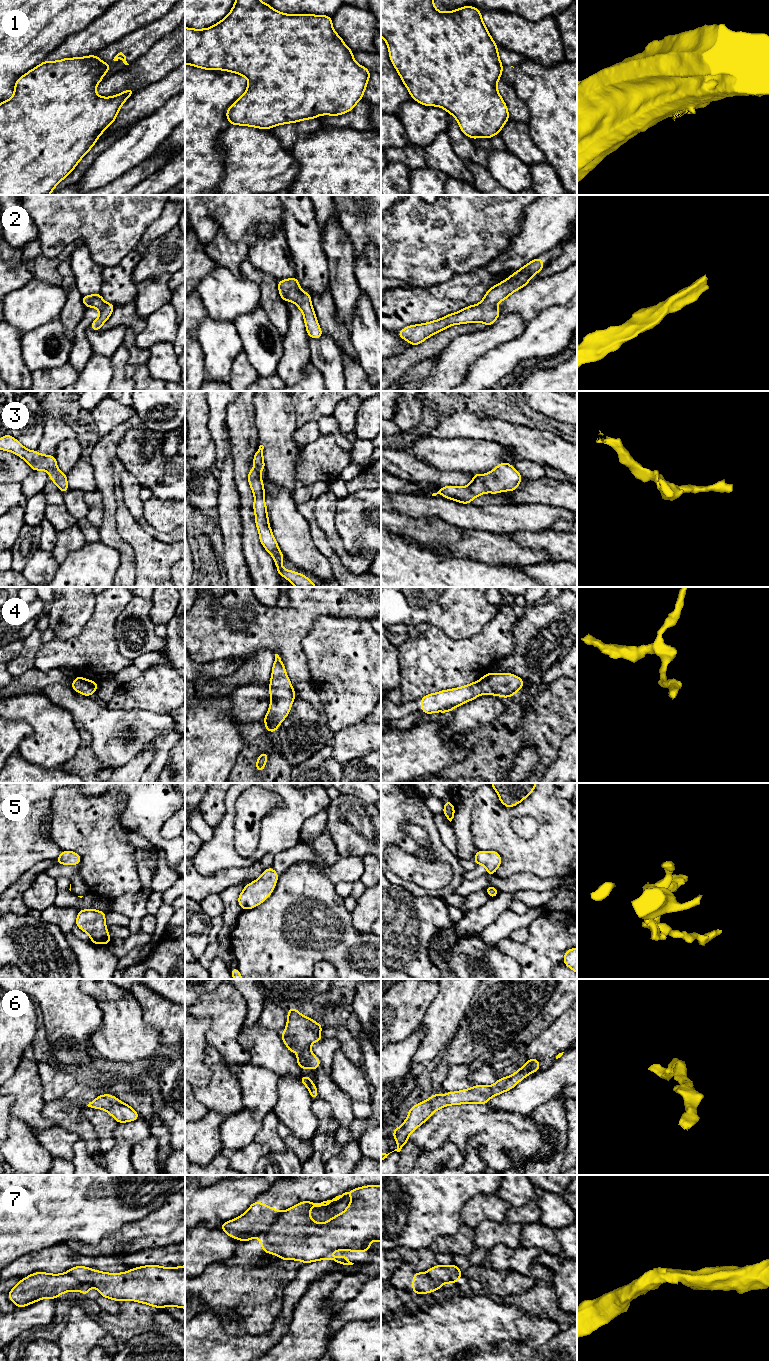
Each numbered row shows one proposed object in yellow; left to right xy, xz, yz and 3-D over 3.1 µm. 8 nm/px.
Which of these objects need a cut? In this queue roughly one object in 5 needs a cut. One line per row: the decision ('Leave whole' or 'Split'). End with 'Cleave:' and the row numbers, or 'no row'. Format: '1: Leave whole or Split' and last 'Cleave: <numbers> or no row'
1: Split
2: Leave whole
3: Leave whole
4: Leave whole
5: Leave whole
6: Leave whole
7: Split
Cleave: 1, 7

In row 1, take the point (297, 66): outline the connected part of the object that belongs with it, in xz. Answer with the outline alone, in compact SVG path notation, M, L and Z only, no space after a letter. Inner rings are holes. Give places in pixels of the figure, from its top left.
M235 0L229 14L210 28L185 27L185 64L237 73L249 81L245 93L226 111L231 125L271 129L307 117L348 113L362 100L371 74L355 62L353 54L333 29L331 16L285 14L259 0Z

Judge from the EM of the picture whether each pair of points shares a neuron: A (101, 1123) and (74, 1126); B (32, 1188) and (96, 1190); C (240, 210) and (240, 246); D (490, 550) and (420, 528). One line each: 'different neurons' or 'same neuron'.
A: different neurons
B: same neuron
C: different neurons
D: same neuron

